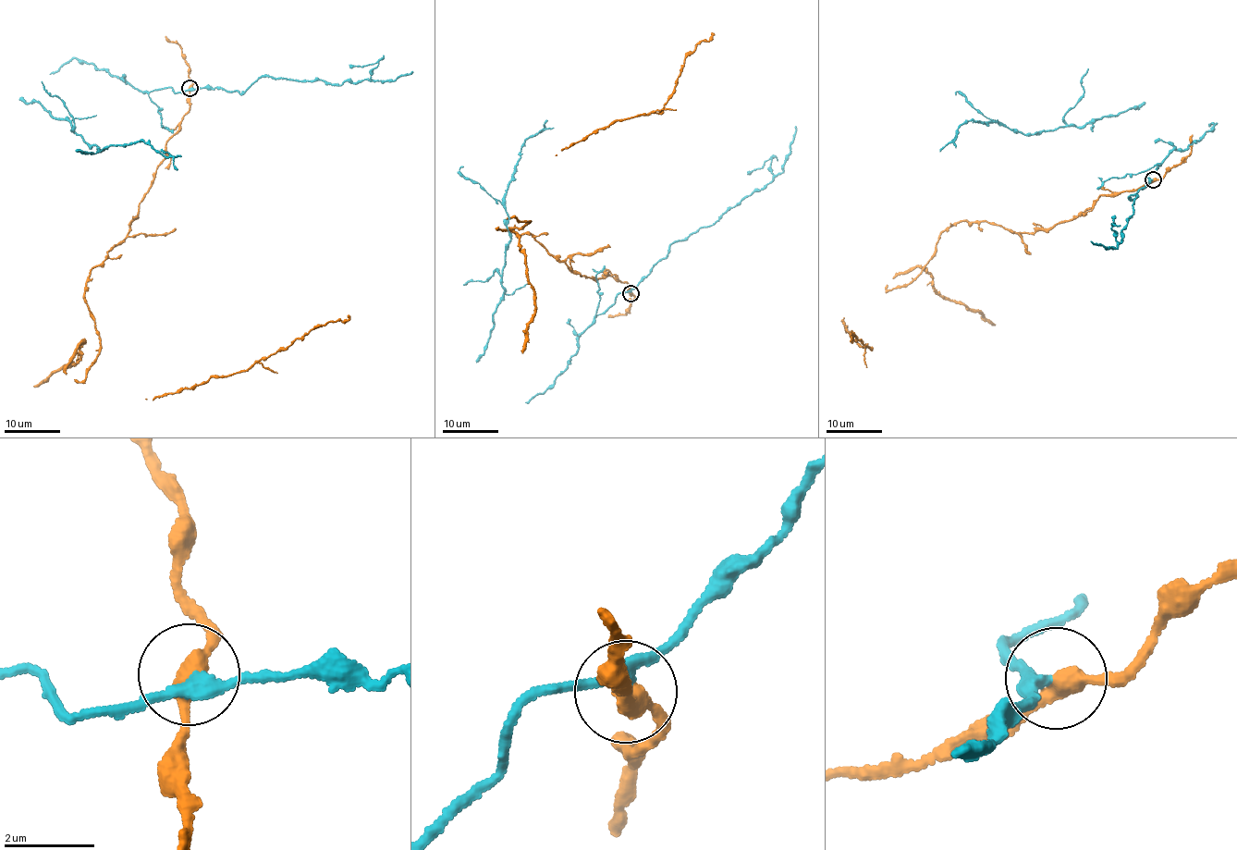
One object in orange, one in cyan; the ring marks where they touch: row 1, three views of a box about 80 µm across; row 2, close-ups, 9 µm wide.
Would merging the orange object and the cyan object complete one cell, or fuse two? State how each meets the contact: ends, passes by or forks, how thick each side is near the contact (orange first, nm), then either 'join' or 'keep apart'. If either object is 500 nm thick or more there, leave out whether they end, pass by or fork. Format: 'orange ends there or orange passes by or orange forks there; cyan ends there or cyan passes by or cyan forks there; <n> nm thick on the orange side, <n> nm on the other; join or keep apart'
orange passes by; cyan passes by; 360 nm thick on the orange side, 280 nm on the other; keep apart

